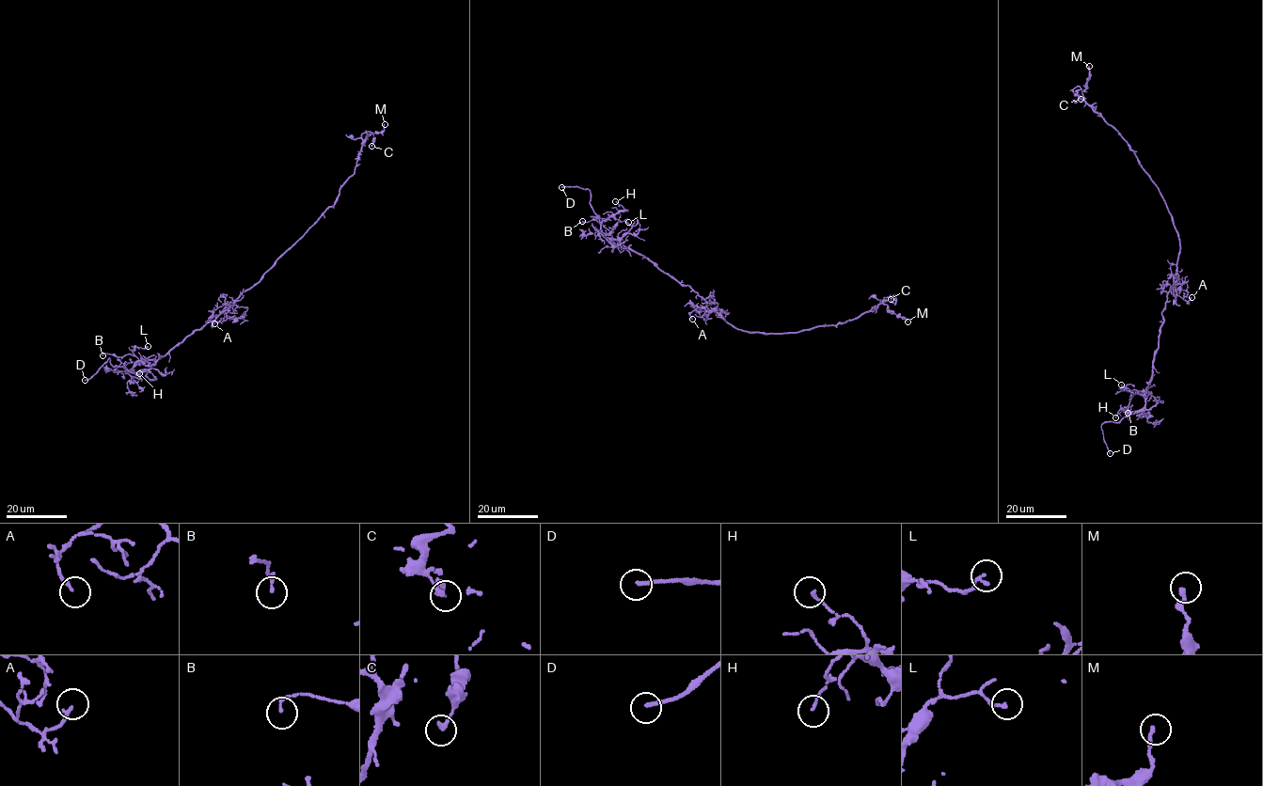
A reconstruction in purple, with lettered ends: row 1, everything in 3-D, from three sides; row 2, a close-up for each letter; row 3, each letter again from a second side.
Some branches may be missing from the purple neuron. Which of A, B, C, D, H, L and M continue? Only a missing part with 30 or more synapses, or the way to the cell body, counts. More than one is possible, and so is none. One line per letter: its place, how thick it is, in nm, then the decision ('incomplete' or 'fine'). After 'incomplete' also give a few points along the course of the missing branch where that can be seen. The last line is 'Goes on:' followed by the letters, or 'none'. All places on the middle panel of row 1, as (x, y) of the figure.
A: at (692, 319); 160 nm thick; fine
B: at (582, 221); 140 nm thick; fine
C: at (891, 299); 200 nm thick; fine
D: at (561, 187); 180 nm thick; incomplete
H: at (615, 201); 120 nm thick; fine
L: at (628, 222); 160 nm thick; fine
M: at (907, 322); 180 nm thick; fine
Goes on: D

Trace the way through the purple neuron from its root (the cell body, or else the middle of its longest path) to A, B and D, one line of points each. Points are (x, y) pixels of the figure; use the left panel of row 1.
A: (241, 293), (221, 310), (213, 323), (214, 323)
B: (241, 293), (217, 317), (162, 357), (144, 363), (132, 353), (102, 355)
D: (241, 293), (217, 317), (165, 355), (137, 361), (127, 370), (123, 366), (112, 366), (109, 357), (85, 380)

